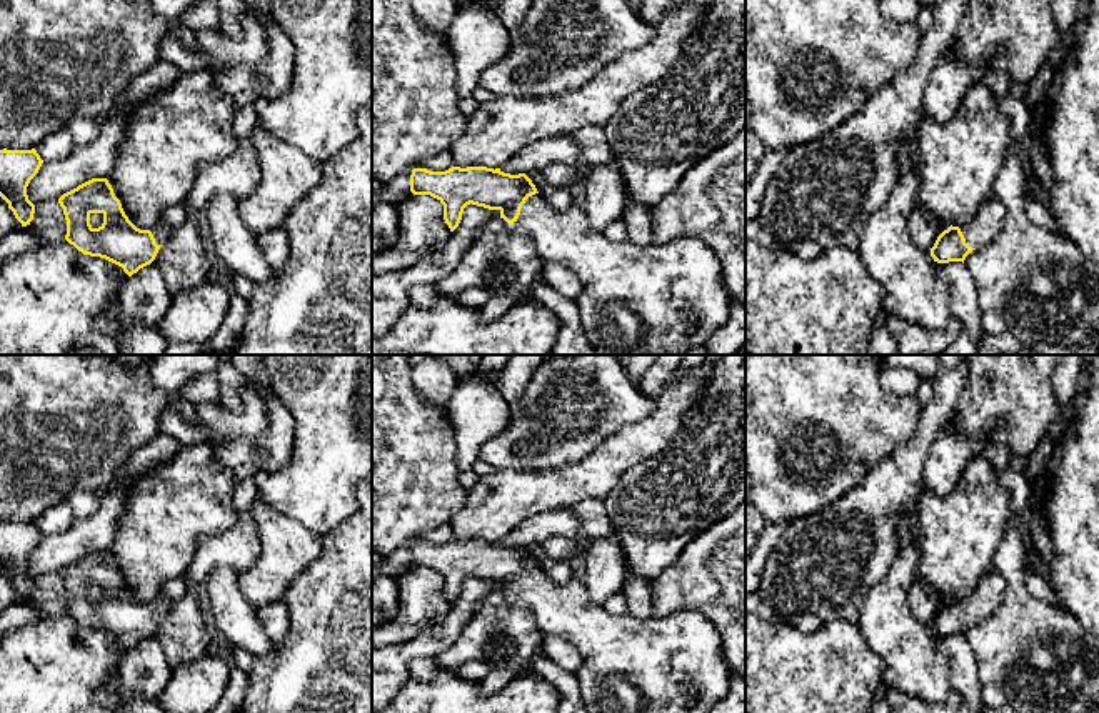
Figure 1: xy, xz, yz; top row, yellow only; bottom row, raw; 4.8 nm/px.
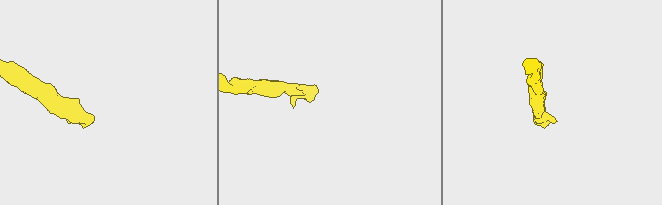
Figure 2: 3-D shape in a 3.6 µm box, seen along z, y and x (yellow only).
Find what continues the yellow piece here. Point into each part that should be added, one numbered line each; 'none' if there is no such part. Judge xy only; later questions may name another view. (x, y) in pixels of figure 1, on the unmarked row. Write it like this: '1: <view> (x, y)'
1: xy (162, 603)

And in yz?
1: yz (986, 598)

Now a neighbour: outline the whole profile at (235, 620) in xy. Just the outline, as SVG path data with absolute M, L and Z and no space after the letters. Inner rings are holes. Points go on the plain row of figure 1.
M222 566L205 580L213 633L255 660L265 658L275 651L277 643L267 636L257 610L240 593L238 576L238 571Z

